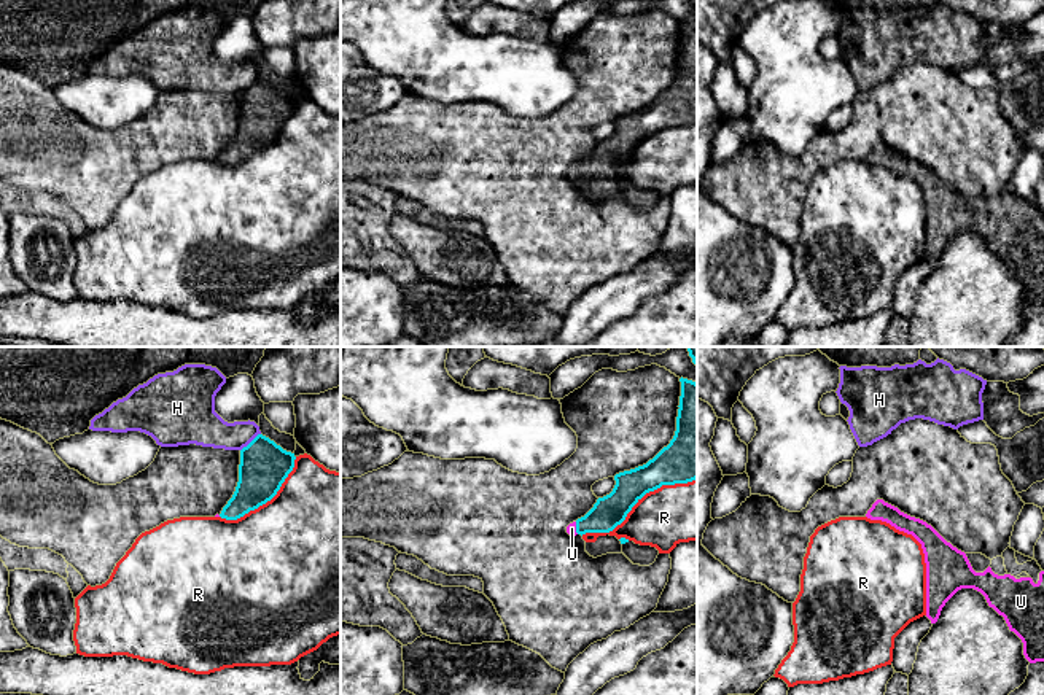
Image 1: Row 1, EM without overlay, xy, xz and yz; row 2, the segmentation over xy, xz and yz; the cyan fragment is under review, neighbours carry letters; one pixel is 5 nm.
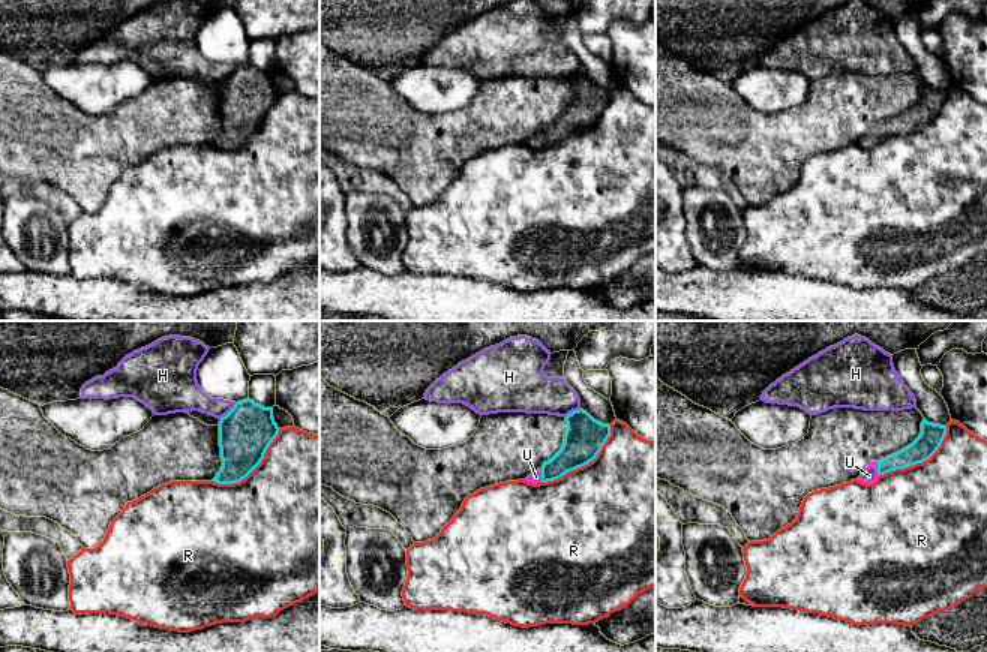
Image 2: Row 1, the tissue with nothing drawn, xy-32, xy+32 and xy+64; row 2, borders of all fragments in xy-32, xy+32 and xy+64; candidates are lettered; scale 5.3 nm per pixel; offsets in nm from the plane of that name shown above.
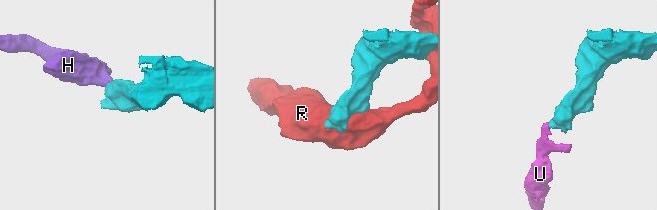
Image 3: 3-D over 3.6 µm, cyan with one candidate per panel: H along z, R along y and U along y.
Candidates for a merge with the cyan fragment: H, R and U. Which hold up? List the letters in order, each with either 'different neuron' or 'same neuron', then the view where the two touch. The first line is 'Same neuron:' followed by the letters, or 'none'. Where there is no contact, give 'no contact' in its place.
Same neuron: U
H: different neuron | xy
R: different neuron | xz
U: same neuron | xz

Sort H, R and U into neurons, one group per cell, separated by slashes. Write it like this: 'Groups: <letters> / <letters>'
Groups: H / R / U

